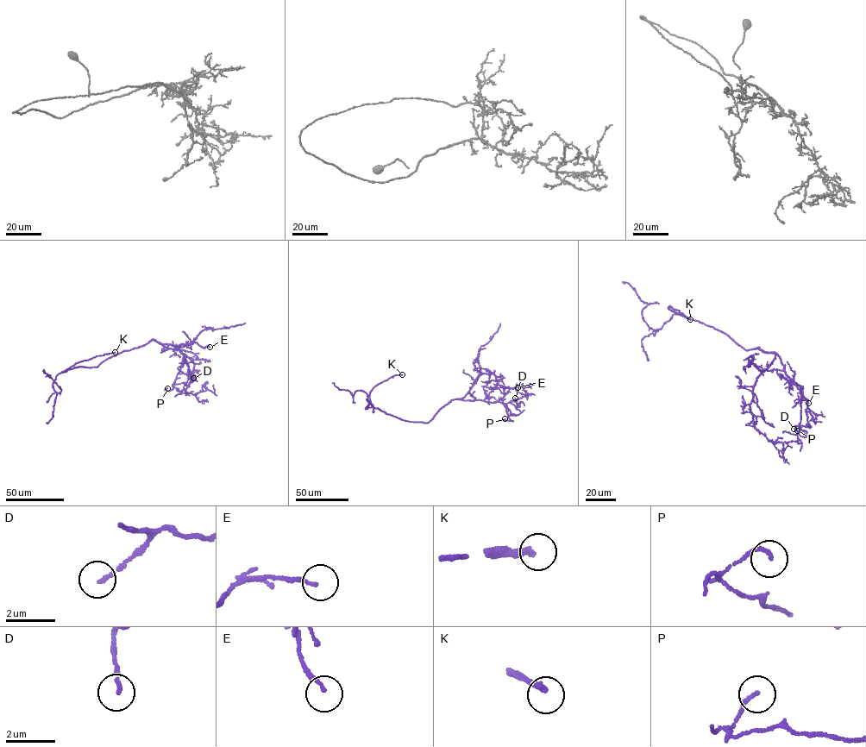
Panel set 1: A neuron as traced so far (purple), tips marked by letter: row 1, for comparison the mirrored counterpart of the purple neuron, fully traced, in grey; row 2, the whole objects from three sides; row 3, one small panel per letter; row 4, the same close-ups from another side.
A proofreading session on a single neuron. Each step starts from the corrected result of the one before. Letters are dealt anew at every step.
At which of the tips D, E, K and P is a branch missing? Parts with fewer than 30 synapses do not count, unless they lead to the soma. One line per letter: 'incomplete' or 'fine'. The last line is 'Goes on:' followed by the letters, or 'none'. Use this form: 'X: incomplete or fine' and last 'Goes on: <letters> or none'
D: fine
E: fine
K: incomplete
P: fine
Goes on: K

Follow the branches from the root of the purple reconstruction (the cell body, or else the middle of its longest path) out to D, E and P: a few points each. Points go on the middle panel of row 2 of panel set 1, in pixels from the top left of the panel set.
D: (436, 414), (457, 398), (505, 404), (515, 401), (518, 406), (515, 398)
E: (436, 414), (452, 400), (483, 400), (494, 389), (517, 387)
P: (436, 414), (452, 400), (480, 399), (502, 402), (512, 421), (505, 418)

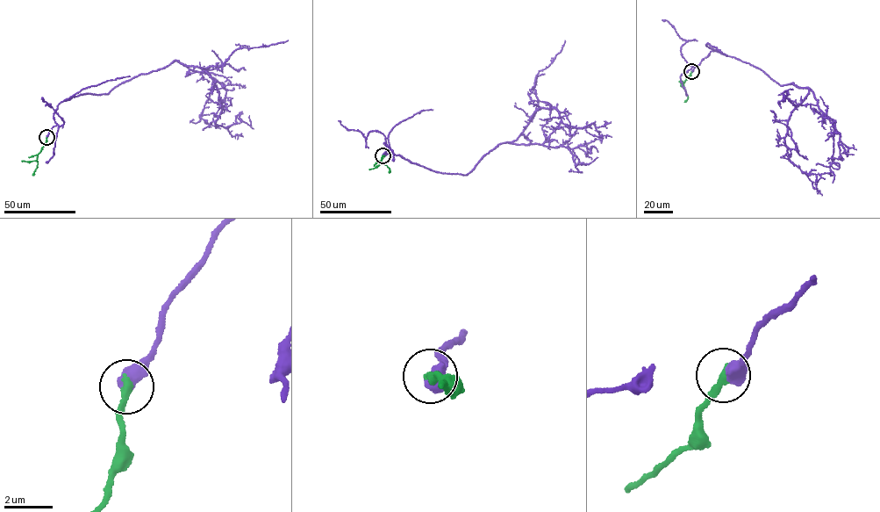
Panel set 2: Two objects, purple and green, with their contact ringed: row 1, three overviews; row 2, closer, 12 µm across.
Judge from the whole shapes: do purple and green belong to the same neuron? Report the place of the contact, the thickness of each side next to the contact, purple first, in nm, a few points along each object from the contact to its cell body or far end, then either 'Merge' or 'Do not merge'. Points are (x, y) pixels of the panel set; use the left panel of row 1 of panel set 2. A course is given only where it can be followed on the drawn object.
Place: (46, 137). Thickness 650 nm (purple) against 320 nm. Course of purple: (46, 136), (61, 102), (109, 93), (176, 61), (214, 82), (215, 124), (250, 126), (248, 117). Course of green: (46, 137), (37, 155), (37, 168), (32, 175). Merge

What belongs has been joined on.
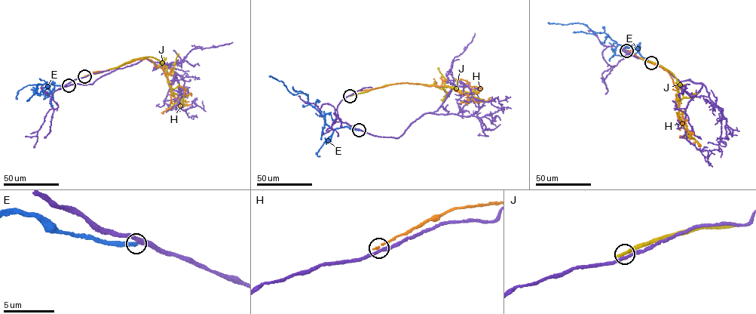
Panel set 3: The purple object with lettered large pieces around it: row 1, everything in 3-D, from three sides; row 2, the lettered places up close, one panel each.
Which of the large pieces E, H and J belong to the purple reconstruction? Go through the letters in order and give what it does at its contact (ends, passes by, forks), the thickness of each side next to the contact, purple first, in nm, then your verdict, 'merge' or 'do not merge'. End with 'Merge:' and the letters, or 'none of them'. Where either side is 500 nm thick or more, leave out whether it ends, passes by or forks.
E: it ends | 320/340 nm | do not merge
H: it ends | 280/200 nm | do not merge
J: it ends | 280/440 nm | do not merge
Merge: none of them

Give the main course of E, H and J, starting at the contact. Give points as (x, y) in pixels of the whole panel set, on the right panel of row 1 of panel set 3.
E: (651, 63), (641, 56), (635, 47), (618, 44), (604, 32), (595, 33), (583, 24), (547, 23)
H: (626, 50), (661, 67), (670, 75), (678, 92), (679, 109), (688, 131), (677, 113)
J: (626, 50), (659, 64), (674, 75), (682, 93), (677, 108), (680, 120), (698, 146)

